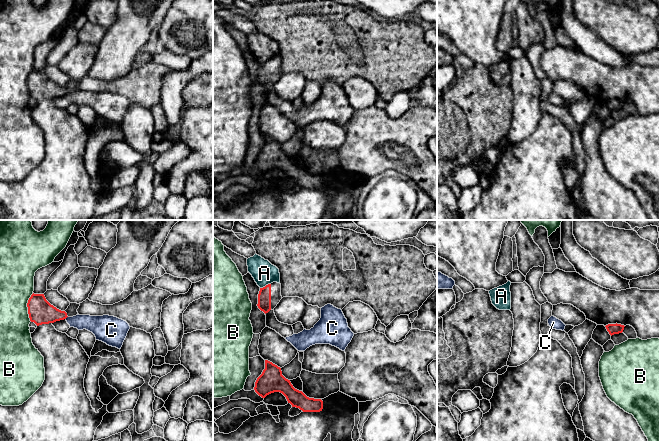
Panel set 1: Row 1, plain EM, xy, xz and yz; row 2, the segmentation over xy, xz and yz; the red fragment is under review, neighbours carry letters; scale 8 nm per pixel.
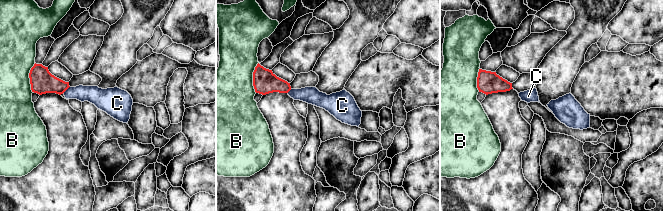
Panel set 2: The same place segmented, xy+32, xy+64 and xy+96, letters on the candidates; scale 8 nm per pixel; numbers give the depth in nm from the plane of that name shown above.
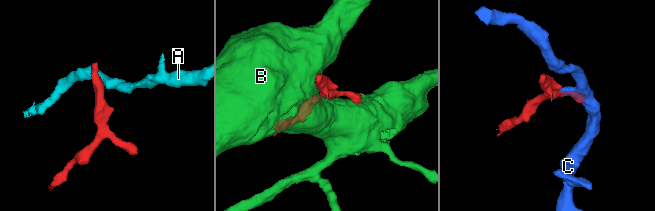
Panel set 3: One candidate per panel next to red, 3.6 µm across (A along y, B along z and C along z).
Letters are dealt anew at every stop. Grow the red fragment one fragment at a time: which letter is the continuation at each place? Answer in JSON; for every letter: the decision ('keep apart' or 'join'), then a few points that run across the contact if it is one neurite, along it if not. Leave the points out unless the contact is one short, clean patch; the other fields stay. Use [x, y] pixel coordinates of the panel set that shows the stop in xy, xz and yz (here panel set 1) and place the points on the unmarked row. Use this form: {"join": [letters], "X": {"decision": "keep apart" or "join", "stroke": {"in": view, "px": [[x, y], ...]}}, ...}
{"join": [], "A": {"decision": "keep apart", "stroke": {"in": "xz", "px": [[270, 59], [260, 64]]}}, "B": {"decision": "keep apart"}, "C": {"decision": "keep apart", "stroke": {"in": "xy", "px": [[67, 92], [65, 94]]}}}

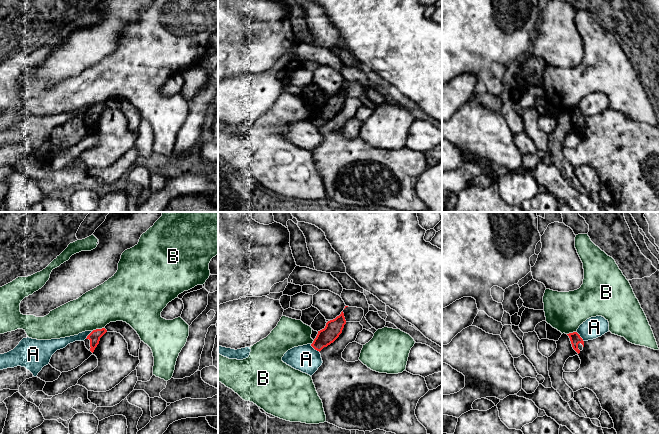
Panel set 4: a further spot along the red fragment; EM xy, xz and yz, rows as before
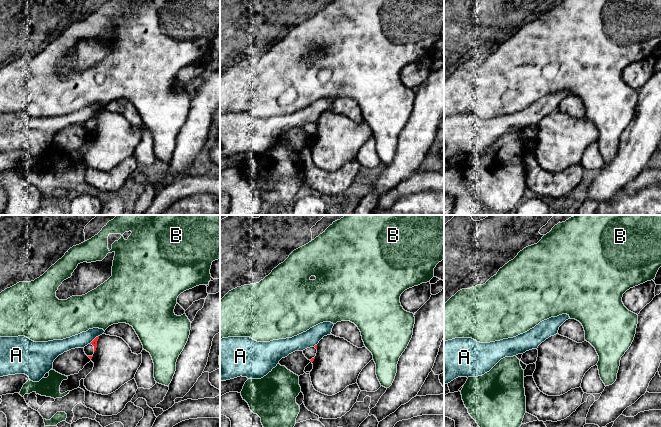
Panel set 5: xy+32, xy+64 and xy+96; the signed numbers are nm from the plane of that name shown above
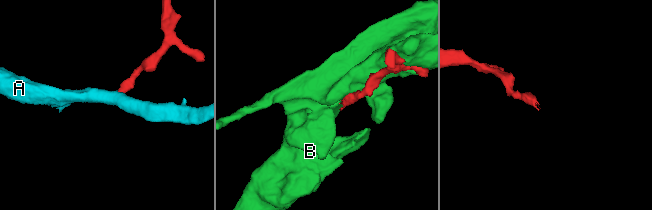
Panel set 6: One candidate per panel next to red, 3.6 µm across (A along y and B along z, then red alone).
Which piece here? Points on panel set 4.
{"join": [], "A": {"decision": "keep apart", "stroke": {"in": "xz", "px": [[310, 120], [319, 128]]}}, "B": {"decision": "keep apart"}}

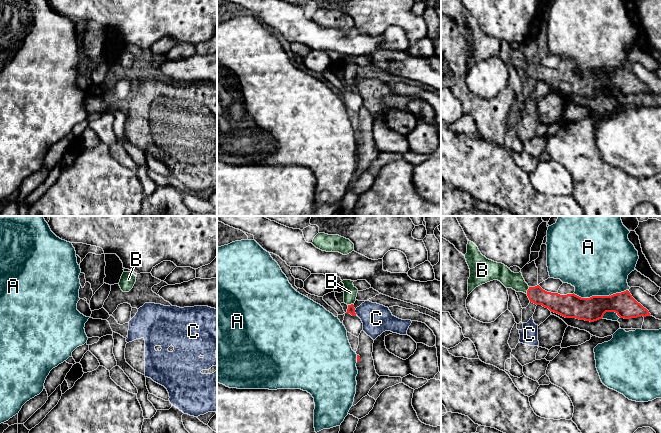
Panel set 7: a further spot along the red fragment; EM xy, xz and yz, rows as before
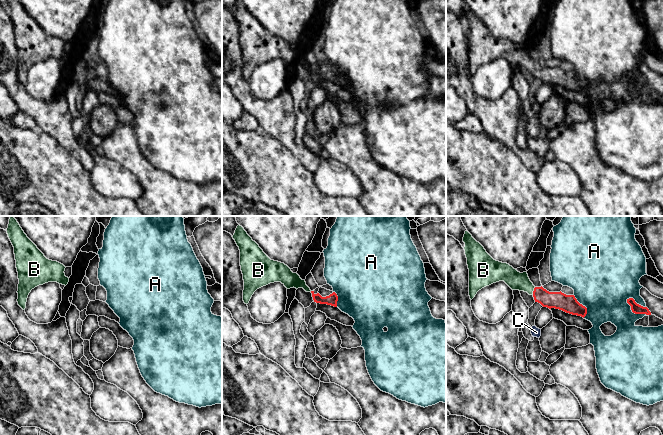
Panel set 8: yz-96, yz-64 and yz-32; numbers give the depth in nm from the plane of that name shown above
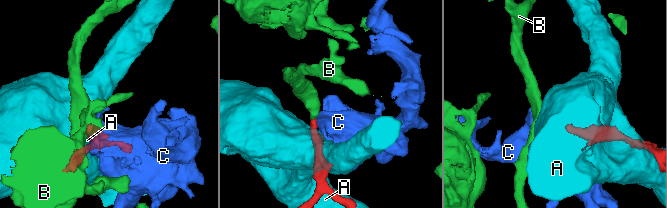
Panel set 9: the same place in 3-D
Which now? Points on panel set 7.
{"join": ["B"], "A": {"decision": "keep apart"}, "B": {"decision": "join", "stroke": {"in": "yz", "px": [[555, 78], [539, 73], [527, 66], [502, 49]]}}, "C": {"decision": "keep apart", "stroke": {"in": "xz", "px": [[354, 86], [356, 90]]}}}

